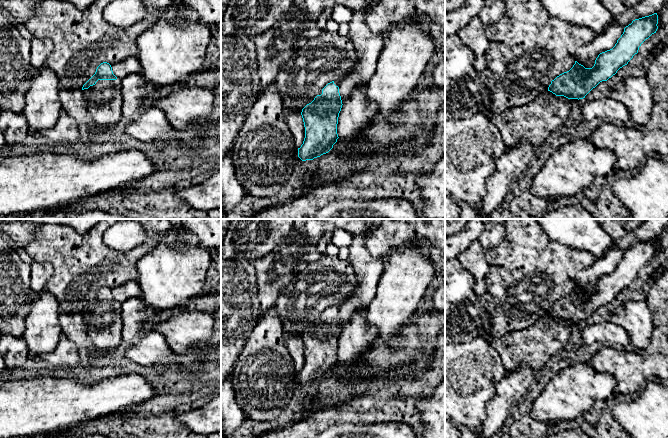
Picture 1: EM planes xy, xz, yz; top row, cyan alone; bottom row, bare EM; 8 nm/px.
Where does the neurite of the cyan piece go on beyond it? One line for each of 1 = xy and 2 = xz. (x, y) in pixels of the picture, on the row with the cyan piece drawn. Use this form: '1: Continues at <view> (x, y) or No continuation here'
1: Continues at xy (103, 100)
2: Continues at xz (337, 82)

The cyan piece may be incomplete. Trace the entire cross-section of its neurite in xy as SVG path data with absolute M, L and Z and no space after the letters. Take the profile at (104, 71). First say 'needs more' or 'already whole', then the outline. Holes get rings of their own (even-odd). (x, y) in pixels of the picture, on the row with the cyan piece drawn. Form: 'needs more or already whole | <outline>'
needs more | M103 62L97 67L95 74L83 85L82 93L86 108L101 131L106 131L117 125L121 119L123 103L121 80L113 74L109 63Z

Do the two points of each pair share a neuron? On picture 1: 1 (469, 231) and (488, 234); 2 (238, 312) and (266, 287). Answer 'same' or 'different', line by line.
1: different
2: different

